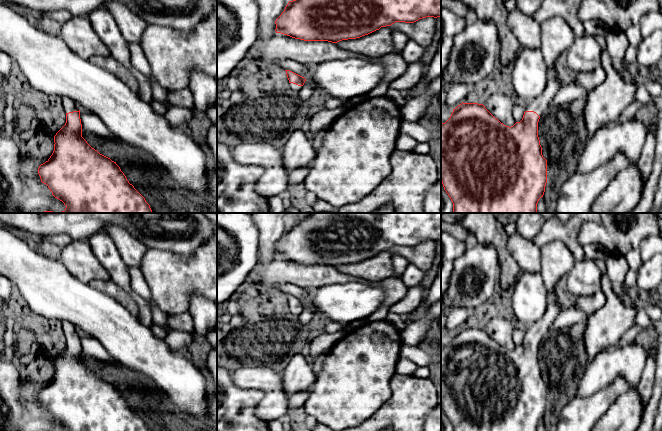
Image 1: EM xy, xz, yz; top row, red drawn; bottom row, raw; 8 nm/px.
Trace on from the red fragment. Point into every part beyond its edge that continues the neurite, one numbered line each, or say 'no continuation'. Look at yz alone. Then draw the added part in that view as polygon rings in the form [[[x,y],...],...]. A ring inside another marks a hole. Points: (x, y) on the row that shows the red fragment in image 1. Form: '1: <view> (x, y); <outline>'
1: yz (541, 103); [[[556,66],[548,68],[548,82],[544,92],[536,99],[526,102],[524,105],[525,111],[534,111],[539,116],[549,107],[551,100],[554,98],[557,91],[562,86],[560,82]]]

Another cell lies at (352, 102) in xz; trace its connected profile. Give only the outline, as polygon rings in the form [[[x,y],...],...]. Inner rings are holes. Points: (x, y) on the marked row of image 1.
[[[357,96],[354,98],[350,98],[343,103],[343,107],[345,110],[349,110],[362,103],[364,100],[365,100],[364,96]]]

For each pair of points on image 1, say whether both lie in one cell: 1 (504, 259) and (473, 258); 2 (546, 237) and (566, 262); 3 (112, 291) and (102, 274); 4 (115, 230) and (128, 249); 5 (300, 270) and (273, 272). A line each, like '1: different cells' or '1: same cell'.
1: different cells
2: different cells
3: different cells
4: same cell
5: same cell

